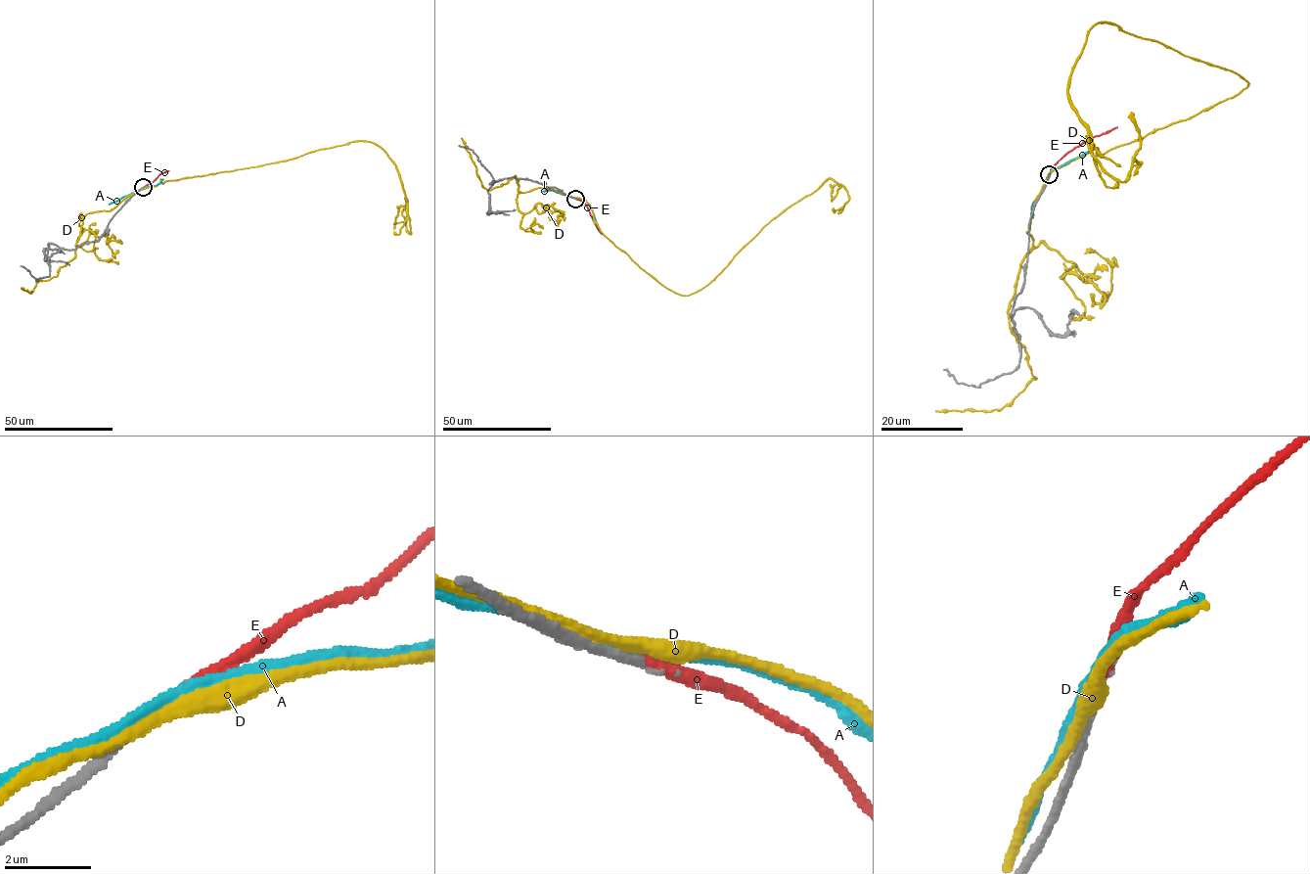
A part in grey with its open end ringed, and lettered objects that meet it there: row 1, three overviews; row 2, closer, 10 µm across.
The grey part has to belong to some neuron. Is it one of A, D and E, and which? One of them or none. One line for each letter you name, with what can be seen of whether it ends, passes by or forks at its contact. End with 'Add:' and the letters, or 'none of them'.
E: it ends there
Add: E

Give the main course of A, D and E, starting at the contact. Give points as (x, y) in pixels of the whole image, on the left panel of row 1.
A: (142, 188), (108, 205)
D: (141, 189), (160, 179), (162, 183), (248, 168), (369, 141), (395, 165), (410, 234), (402, 214), (405, 197)
E: (143, 187), (168, 170)

